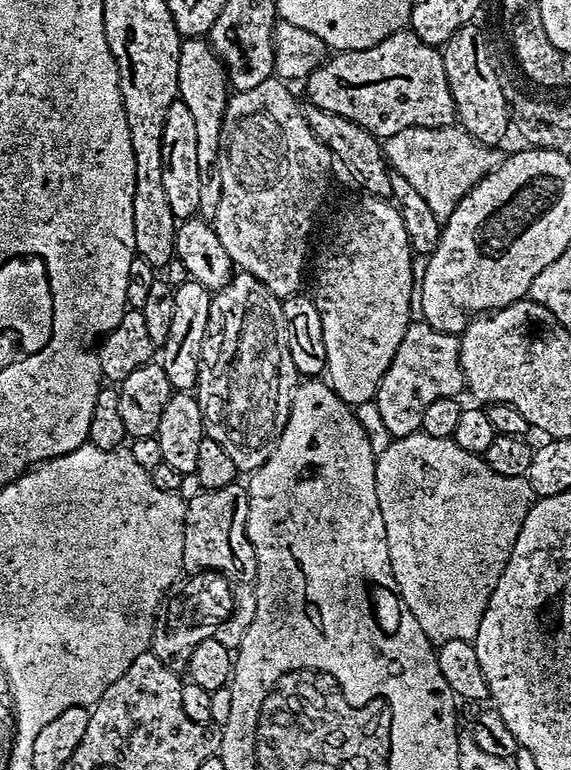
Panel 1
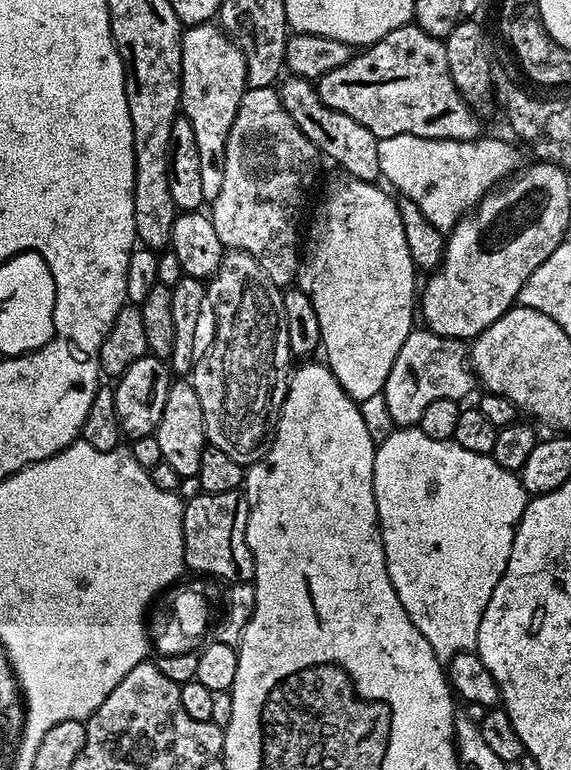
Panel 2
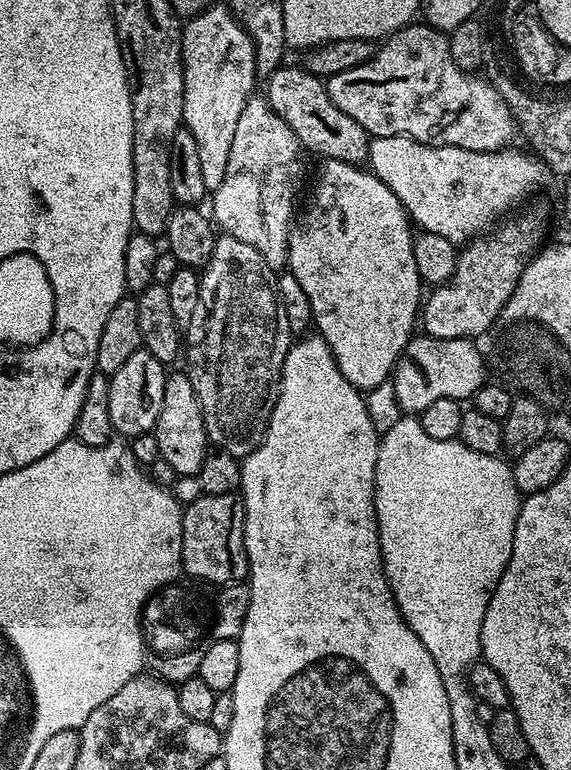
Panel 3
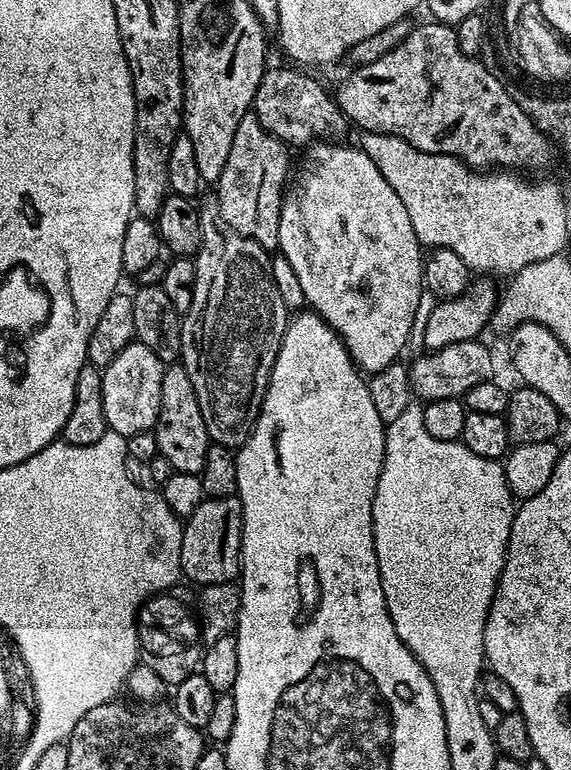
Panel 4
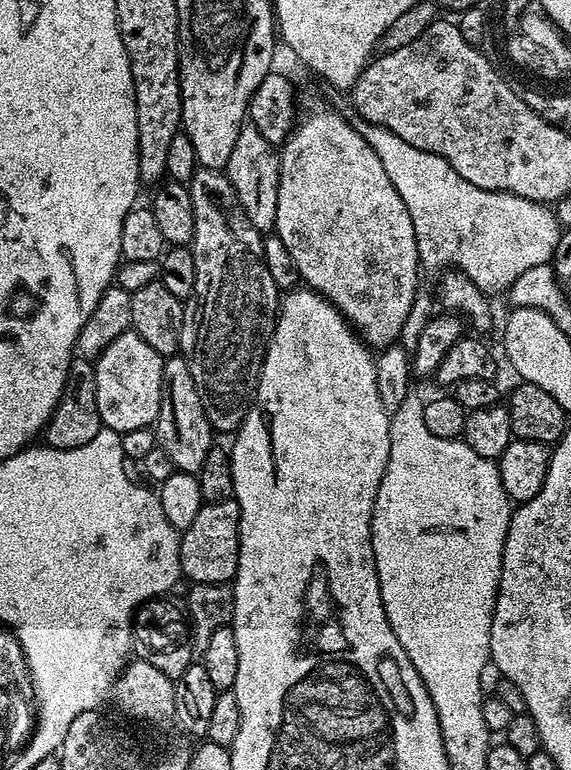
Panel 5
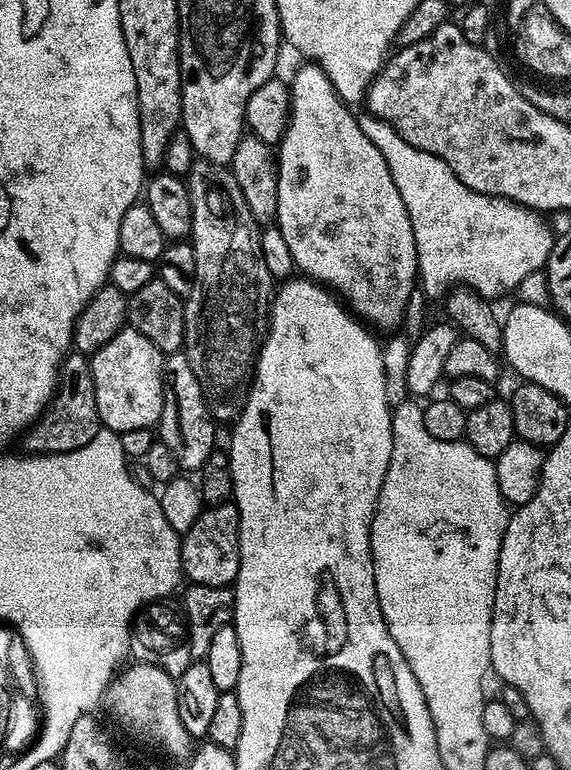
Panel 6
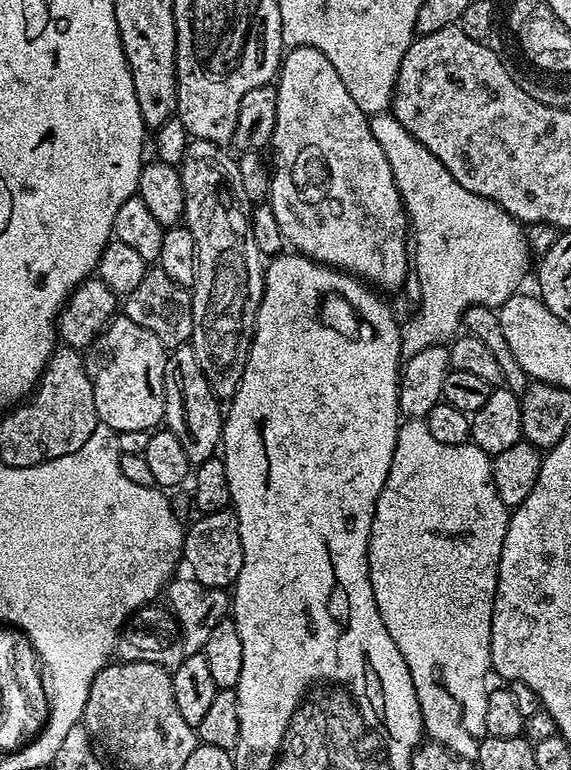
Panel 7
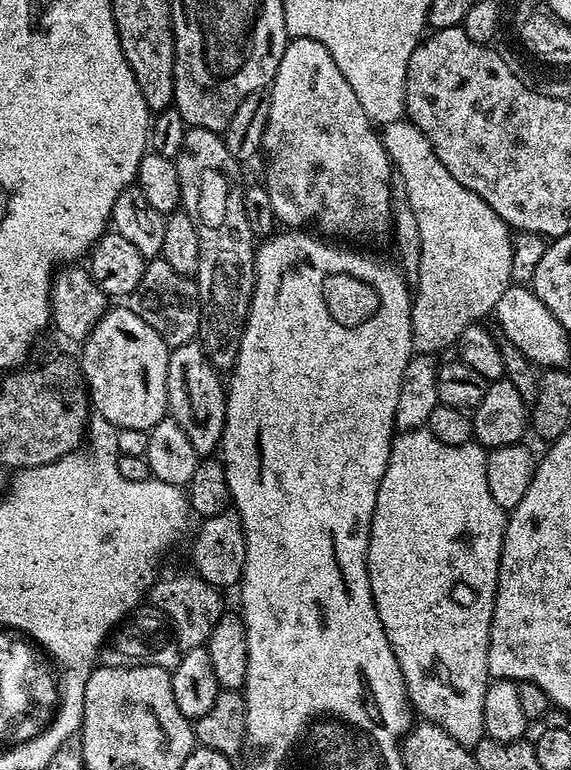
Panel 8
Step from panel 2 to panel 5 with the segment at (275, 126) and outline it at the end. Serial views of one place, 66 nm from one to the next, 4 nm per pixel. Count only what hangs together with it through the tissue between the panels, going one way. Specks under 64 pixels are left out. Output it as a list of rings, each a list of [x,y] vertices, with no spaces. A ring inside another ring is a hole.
[[[246,126],[234,142],[234,151],[230,153],[230,162],[226,169],[232,193],[236,195],[239,211],[245,220],[249,220],[261,234],[268,234],[275,229],[278,214],[278,182],[280,181],[280,158],[277,149],[258,130]]]

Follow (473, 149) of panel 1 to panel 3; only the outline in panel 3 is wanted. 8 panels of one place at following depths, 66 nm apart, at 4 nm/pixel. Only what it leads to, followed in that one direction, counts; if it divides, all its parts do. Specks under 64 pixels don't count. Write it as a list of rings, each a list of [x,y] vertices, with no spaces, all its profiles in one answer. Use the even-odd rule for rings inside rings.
[[[377,136],[368,141],[367,163],[371,172],[388,185],[398,202],[402,202],[404,211],[417,229],[441,234],[451,244],[460,246],[487,231],[499,216],[505,215],[508,208],[527,194],[528,188],[542,188],[554,179],[548,164],[524,152],[519,152],[516,146],[499,148],[496,152],[475,152],[458,146],[430,146],[409,136]]]

